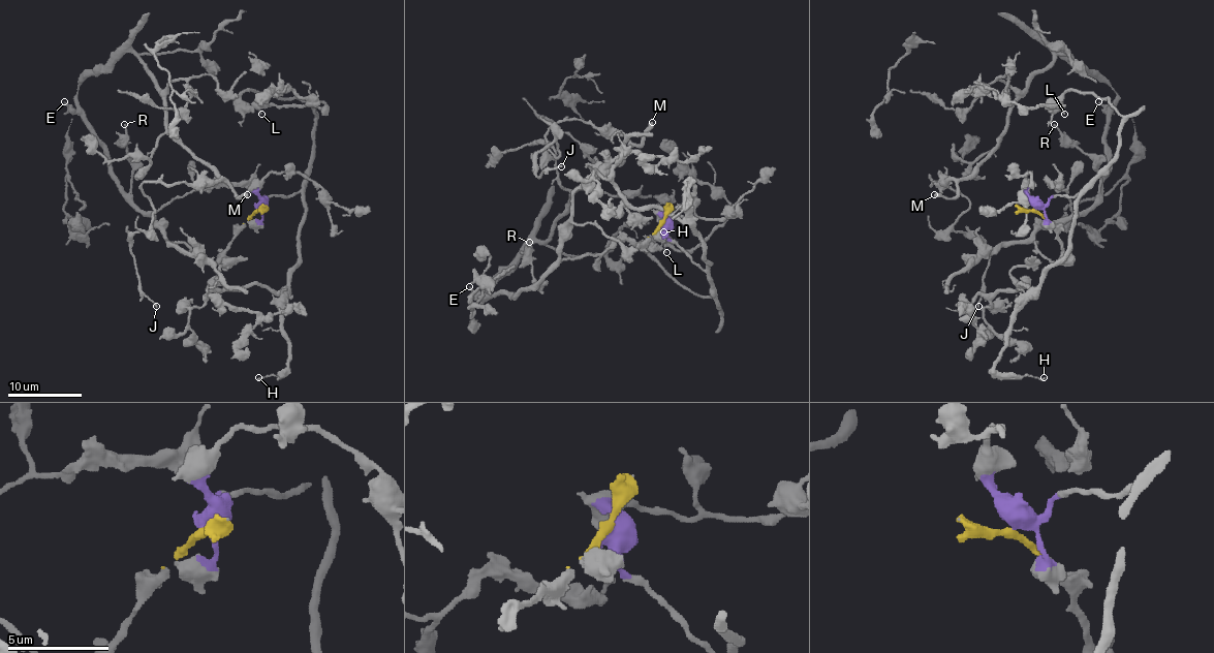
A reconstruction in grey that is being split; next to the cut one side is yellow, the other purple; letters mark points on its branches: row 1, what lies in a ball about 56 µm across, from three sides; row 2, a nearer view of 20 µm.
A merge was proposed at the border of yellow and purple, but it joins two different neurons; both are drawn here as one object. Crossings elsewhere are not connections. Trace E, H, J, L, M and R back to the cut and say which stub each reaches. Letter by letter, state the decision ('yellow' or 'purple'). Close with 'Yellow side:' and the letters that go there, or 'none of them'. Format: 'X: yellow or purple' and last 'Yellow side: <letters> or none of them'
E: yellow
H: purple
J: yellow
L: purple
M: yellow
R: yellow
Yellow side: E, J, M, R

